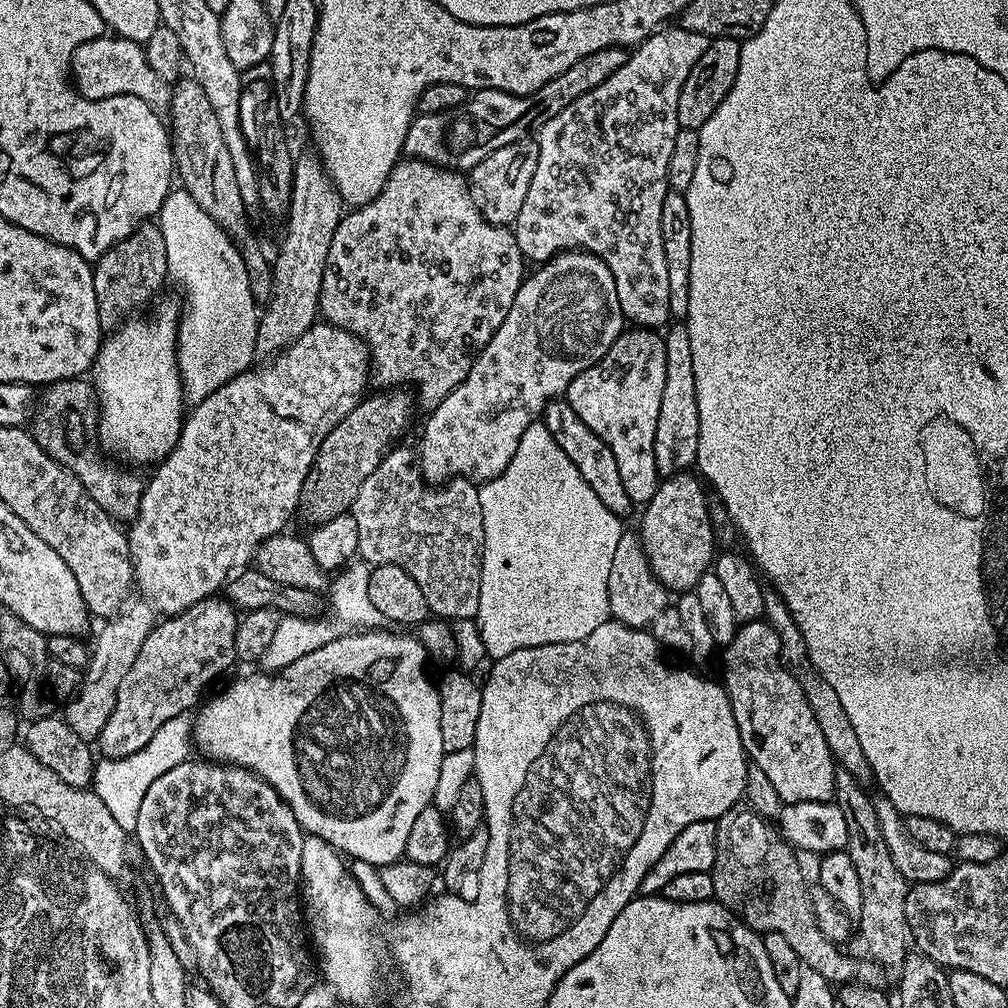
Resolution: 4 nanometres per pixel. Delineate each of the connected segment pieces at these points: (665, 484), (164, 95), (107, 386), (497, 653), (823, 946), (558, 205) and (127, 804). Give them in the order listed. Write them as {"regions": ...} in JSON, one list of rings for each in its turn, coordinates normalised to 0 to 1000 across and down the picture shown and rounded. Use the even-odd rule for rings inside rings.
{"regions":[[[[686,467],[673,468],[670,472],[656,475],[649,494],[638,501],[639,513],[633,523],[644,563],[660,583],[671,589],[689,584],[692,573],[703,566],[708,556],[706,538],[709,539],[710,532],[706,511],[702,509],[704,496],[698,493],[699,481],[687,471]]],[[[104,34],[95,40],[86,40],[81,46],[77,46],[77,50],[73,50],[69,79],[75,90],[86,99],[136,95],[156,109],[166,108],[169,103],[168,80],[161,78],[151,68],[144,49],[131,40],[114,34]]],[[[159,302],[152,313],[125,321],[116,324],[108,332],[112,333],[100,340],[99,349],[89,366],[89,380],[93,386],[97,409],[99,405],[99,437],[105,447],[131,460],[151,462],[171,449],[185,416],[183,384],[179,381],[179,364],[175,358],[177,310]]],[[[533,419],[524,424],[524,429],[518,431],[518,438],[514,438],[514,446],[510,446],[510,454],[502,462],[498,470],[481,475],[475,481],[475,497],[478,503],[478,522],[480,523],[480,547],[476,554],[476,592],[474,593],[474,609],[471,617],[476,626],[478,640],[481,641],[483,650],[489,656],[497,655],[502,649],[510,649],[510,645],[542,641],[543,639],[557,639],[569,637],[581,633],[592,621],[604,614],[603,609],[603,578],[605,577],[605,557],[609,554],[609,545],[613,543],[613,534],[621,527],[616,513],[611,512],[581,482],[581,474],[573,470],[573,462],[562,454],[562,446],[554,442],[554,438],[544,430],[544,424],[538,419]]],[[[741,800],[723,802],[709,814],[710,846],[705,863],[709,892],[750,925],[776,927],[776,931],[788,938],[788,946],[792,946],[795,955],[815,966],[822,976],[840,978],[851,973],[854,953],[840,952],[831,938],[812,923],[802,891],[803,878],[798,877],[791,846],[773,824],[762,817],[765,816],[759,811]]],[[[659,26],[630,45],[621,63],[613,65],[597,85],[569,97],[558,113],[550,113],[534,132],[534,169],[526,177],[522,200],[510,223],[514,248],[521,259],[547,258],[553,250],[578,248],[598,254],[611,277],[613,300],[624,322],[654,326],[665,314],[665,276],[657,240],[657,200],[664,190],[663,166],[669,137],[675,128],[673,93],[688,62],[700,54],[703,37],[674,26]]],[[[153,728],[155,734],[149,732],[141,744],[137,744],[128,750],[122,750],[120,754],[108,754],[99,752],[94,755],[93,765],[91,767],[90,781],[105,796],[105,804],[113,808],[113,815],[121,819],[123,824],[131,827],[135,824],[135,813],[137,812],[137,800],[141,800],[141,792],[145,792],[145,784],[149,784],[149,779],[161,772],[165,764],[173,764],[173,760],[182,758],[179,752],[179,746],[167,746],[163,742],[163,734]]]]}

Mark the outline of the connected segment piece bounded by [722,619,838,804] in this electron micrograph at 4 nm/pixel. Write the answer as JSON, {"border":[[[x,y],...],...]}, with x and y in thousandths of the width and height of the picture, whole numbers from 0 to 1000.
{"border":[[[757,614],[743,615],[731,622],[728,633],[717,647],[716,682],[722,688],[739,750],[757,764],[760,772],[764,772],[764,777],[768,779],[768,784],[772,784],[778,798],[824,795],[828,788],[828,766],[831,759],[825,753],[823,740],[819,740],[819,732],[815,732],[815,723],[808,713],[804,696],[800,696],[800,688],[796,688],[796,681],[792,681],[789,673],[774,658],[772,629]]]}

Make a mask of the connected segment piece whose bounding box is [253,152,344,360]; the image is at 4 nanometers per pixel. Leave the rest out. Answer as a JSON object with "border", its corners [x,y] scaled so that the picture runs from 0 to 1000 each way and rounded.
{"border":[[[310,151],[297,152],[293,160],[293,175],[283,217],[284,230],[278,250],[270,262],[272,294],[263,310],[261,307],[257,313],[254,322],[251,354],[256,357],[277,352],[314,318],[323,256],[326,255],[331,228],[341,211],[340,199],[316,156]]]}

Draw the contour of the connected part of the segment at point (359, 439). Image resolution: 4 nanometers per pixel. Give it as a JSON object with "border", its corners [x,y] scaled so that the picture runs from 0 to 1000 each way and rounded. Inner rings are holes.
{"border":[[[404,388],[381,389],[374,393],[362,392],[351,403],[351,407],[347,407],[347,411],[343,411],[343,415],[339,415],[339,419],[335,419],[327,431],[323,431],[319,442],[315,442],[313,456],[304,470],[304,478],[300,478],[296,501],[297,511],[302,511],[308,521],[325,519],[348,505],[351,494],[355,494],[355,486],[359,486],[359,478],[371,470],[383,445],[393,438],[393,433],[404,423],[410,401],[407,393],[405,398],[401,390]]]}

